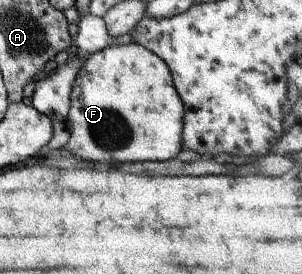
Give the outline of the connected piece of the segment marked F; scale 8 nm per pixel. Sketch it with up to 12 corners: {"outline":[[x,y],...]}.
{"outline":[[135,42],[76,73],[63,148],[85,164],[165,161],[183,106]]}

